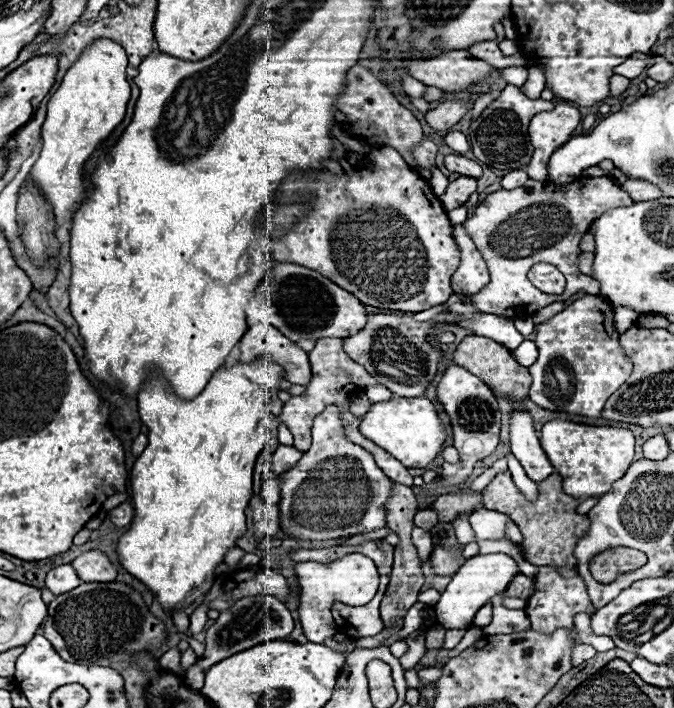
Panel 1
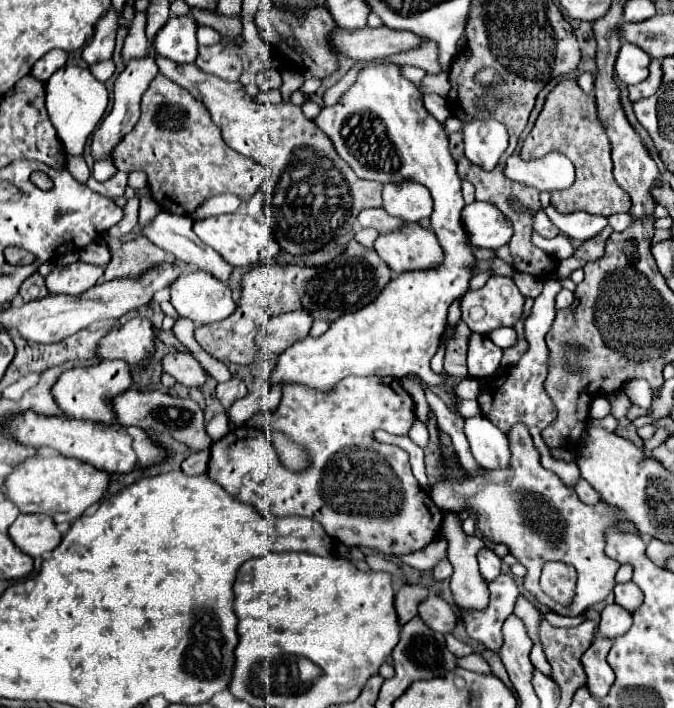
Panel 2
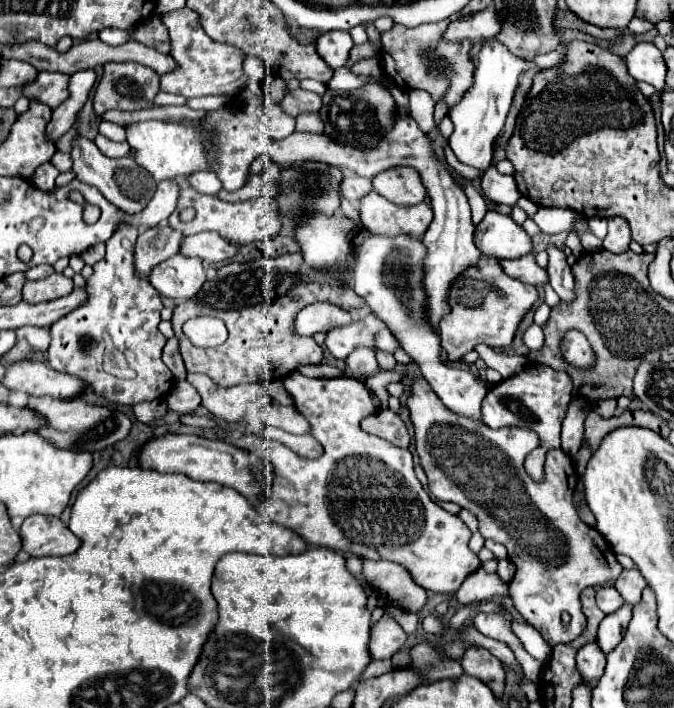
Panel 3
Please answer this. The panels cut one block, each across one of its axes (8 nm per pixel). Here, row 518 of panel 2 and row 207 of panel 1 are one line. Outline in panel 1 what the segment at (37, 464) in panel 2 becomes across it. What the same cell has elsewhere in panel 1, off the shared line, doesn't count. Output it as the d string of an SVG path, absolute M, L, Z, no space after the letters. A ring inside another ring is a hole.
M98 38L94 40L80 58L68 68L68 72L62 78L60 88L50 98L48 104L48 116L42 126L42 152L36 164L30 170L30 180L42 188L42 194L52 204L52 210L56 214L56 228L68 222L76 210L76 204L80 204L86 196L86 184L82 174L82 164L88 160L88 156L96 150L96 146L122 122L126 114L126 104L130 100L130 84L126 80L126 54L124 48L110 40L110 38Z

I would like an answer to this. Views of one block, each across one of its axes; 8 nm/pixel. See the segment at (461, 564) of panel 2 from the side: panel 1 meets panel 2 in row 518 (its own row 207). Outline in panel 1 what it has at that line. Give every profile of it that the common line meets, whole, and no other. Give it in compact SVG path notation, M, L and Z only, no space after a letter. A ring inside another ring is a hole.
M460 176L458 180L450 182L446 192L440 196L440 202L446 210L454 210L462 204L466 204L466 200L476 192L476 180L470 180L468 176Z

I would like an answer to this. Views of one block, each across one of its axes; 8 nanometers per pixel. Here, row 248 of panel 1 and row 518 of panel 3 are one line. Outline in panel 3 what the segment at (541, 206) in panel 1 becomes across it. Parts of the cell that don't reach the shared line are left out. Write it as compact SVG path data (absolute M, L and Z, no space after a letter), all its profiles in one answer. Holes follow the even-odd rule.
M414 378L410 396L406 400L410 420L414 426L416 436L416 452L420 456L420 464L428 476L430 492L444 502L454 502L472 514L476 514L480 522L480 534L484 538L492 538L508 548L510 562L516 564L518 572L514 574L510 582L510 596L514 602L514 608L522 614L522 618L536 628L542 638L550 646L556 644L568 644L574 638L578 638L586 626L586 616L580 608L580 592L588 586L604 586L608 582L614 582L618 574L622 572L622 566L618 564L616 556L612 554L608 542L588 524L584 524L572 506L574 486L578 484L578 474L572 466L572 460L568 454L562 452L562 448L548 450L546 454L546 482L542 486L534 486L530 478L526 478L526 470L522 470L522 460L526 454L530 454L534 448L540 446L540 438L532 430L514 430L514 428L502 428L502 430L490 430L484 422L474 418L464 418L448 410L440 398L429 387L424 378ZM562 614L570 614L570 622L562 624Z

